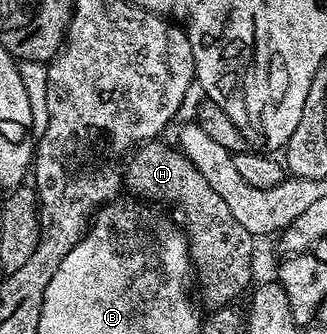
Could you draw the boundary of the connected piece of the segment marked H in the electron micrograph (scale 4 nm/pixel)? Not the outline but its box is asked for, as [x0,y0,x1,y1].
[125,138,257,310]

